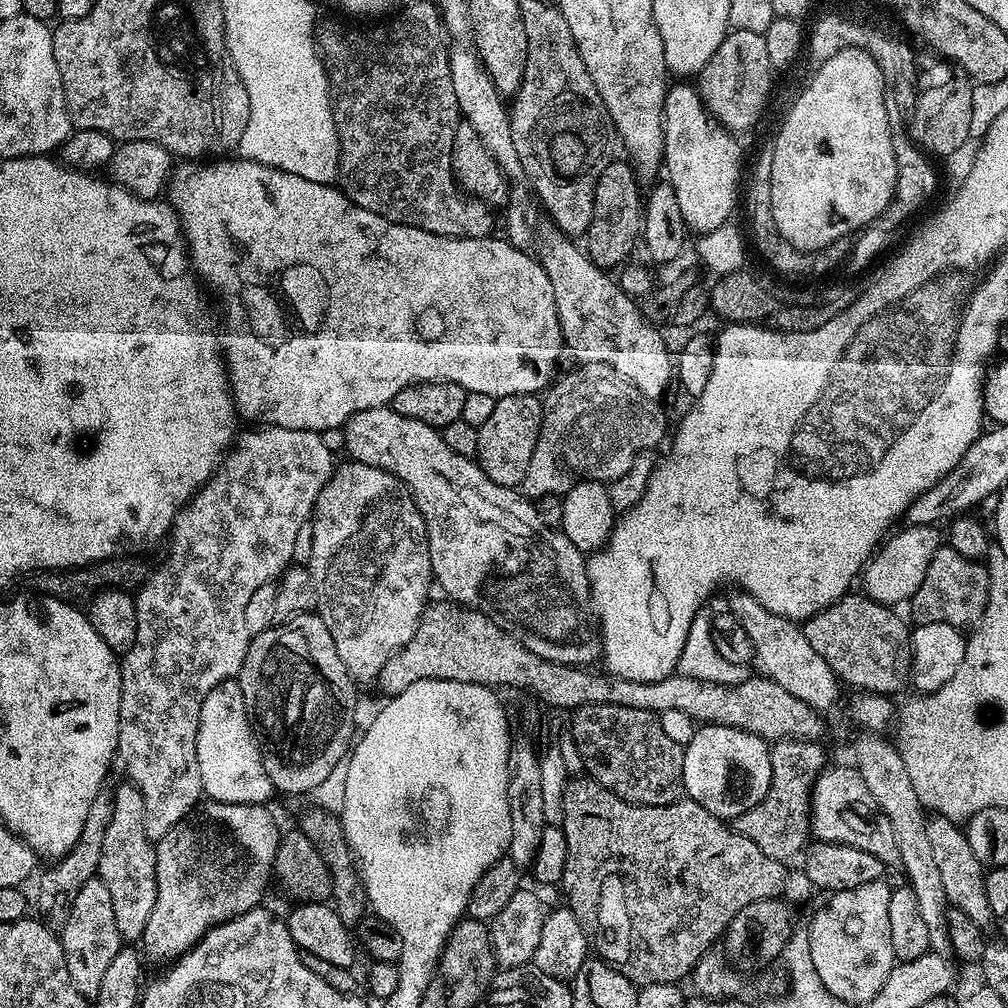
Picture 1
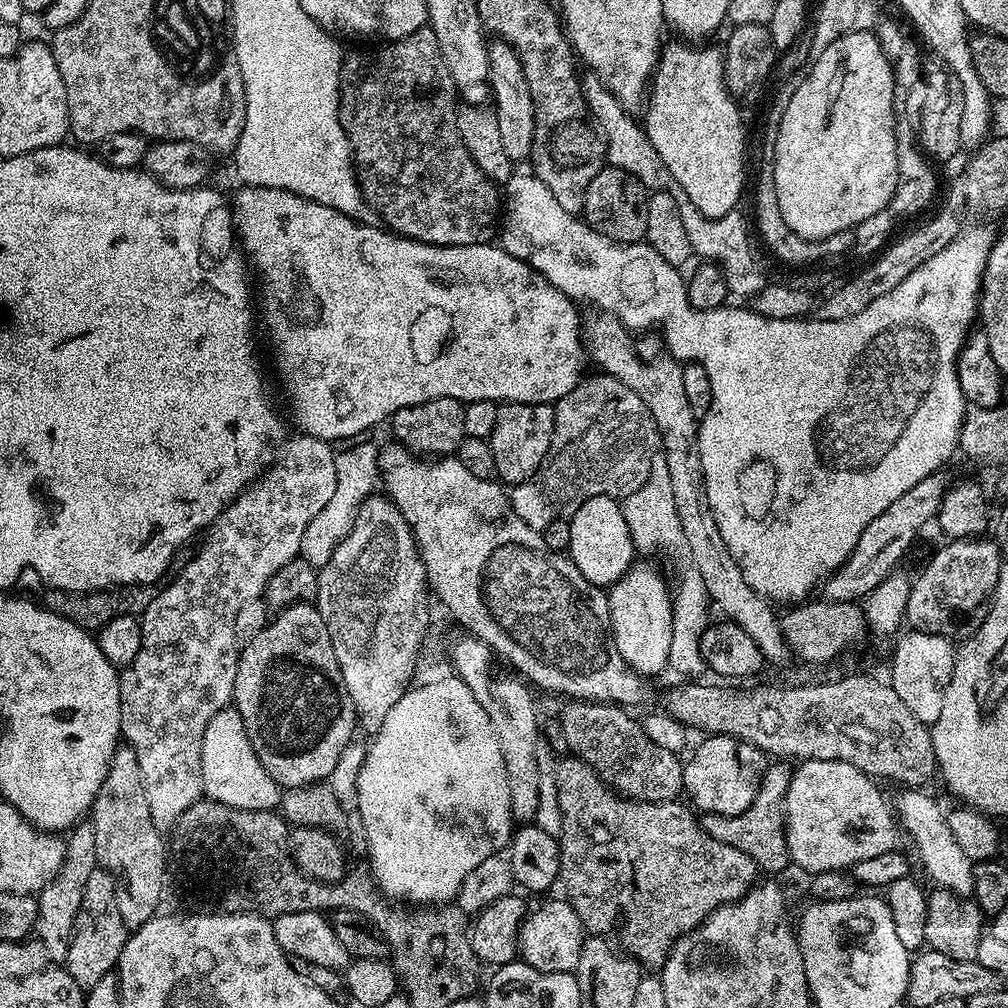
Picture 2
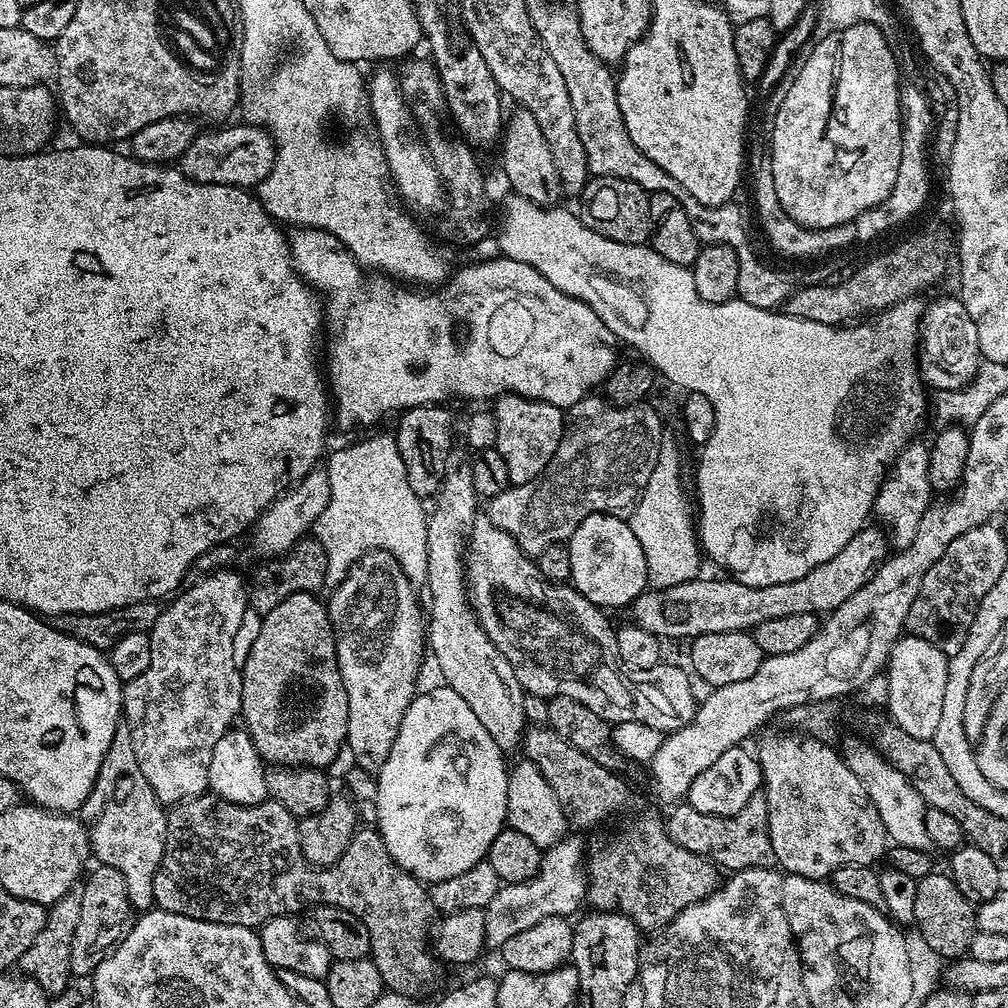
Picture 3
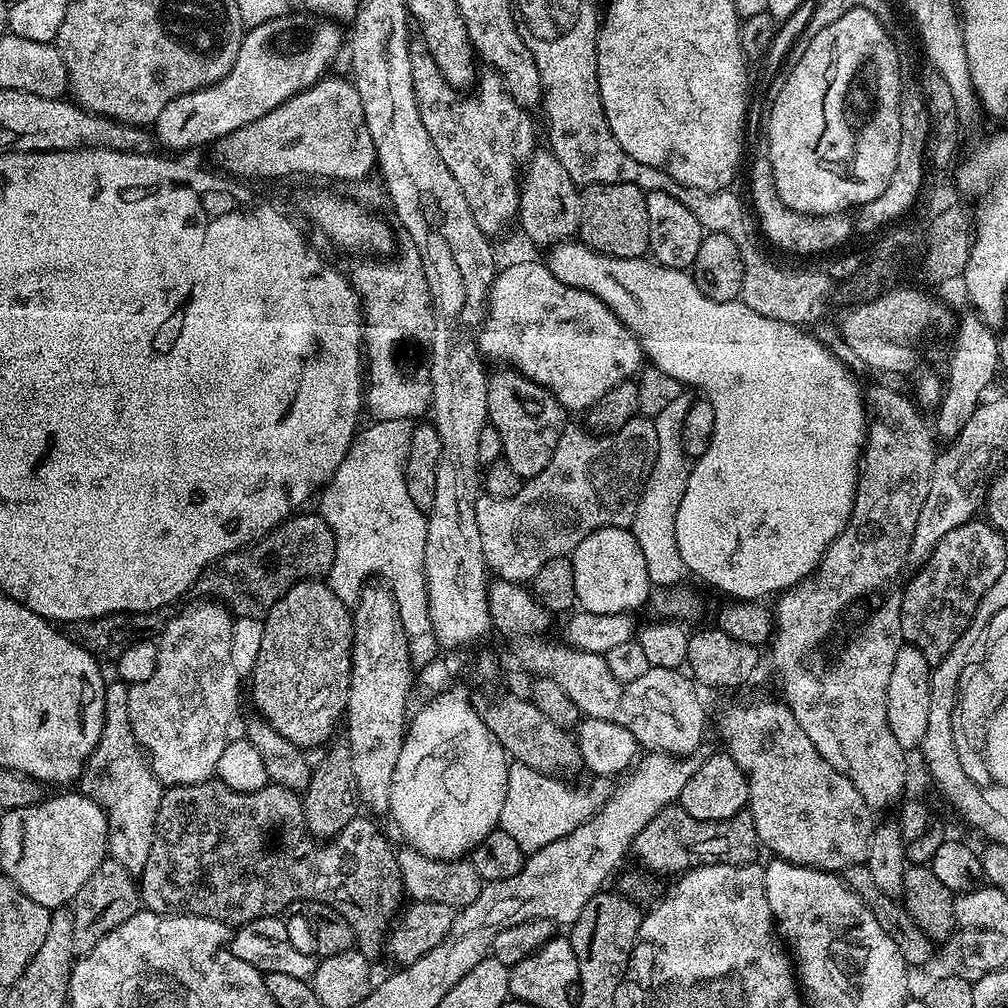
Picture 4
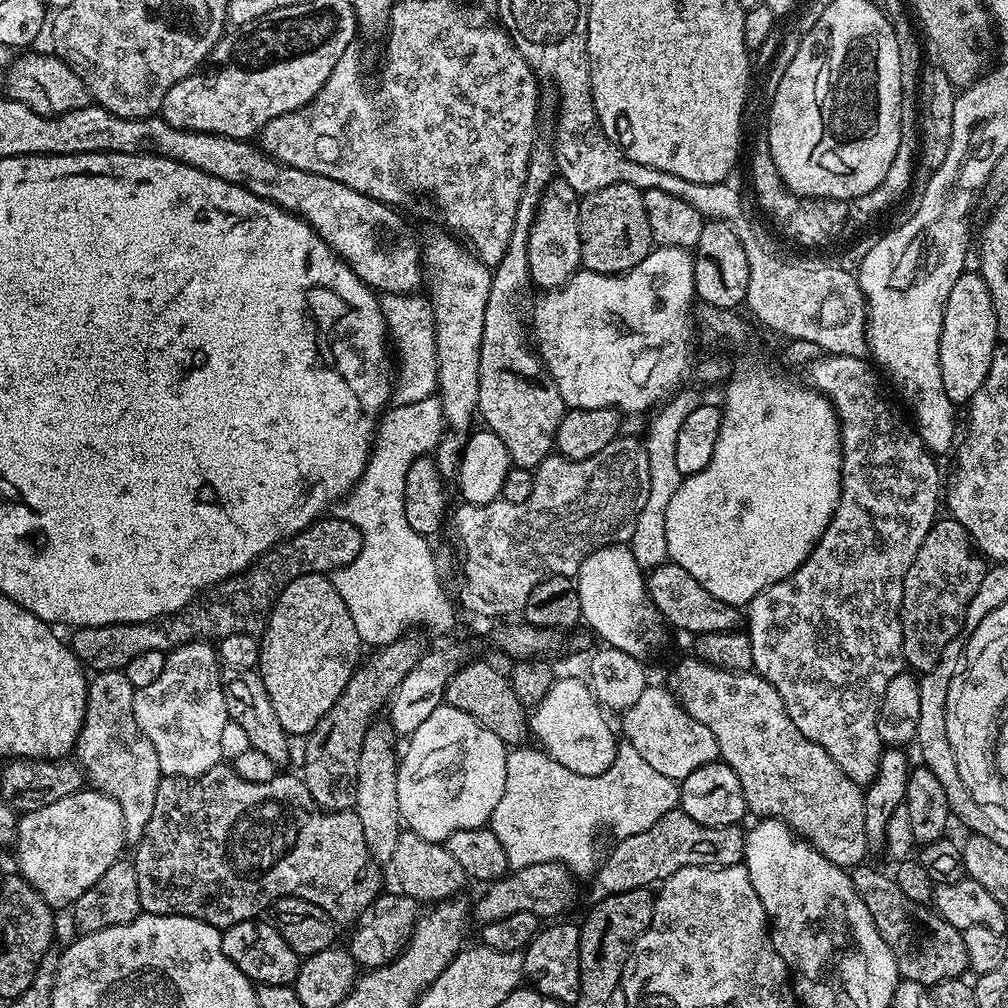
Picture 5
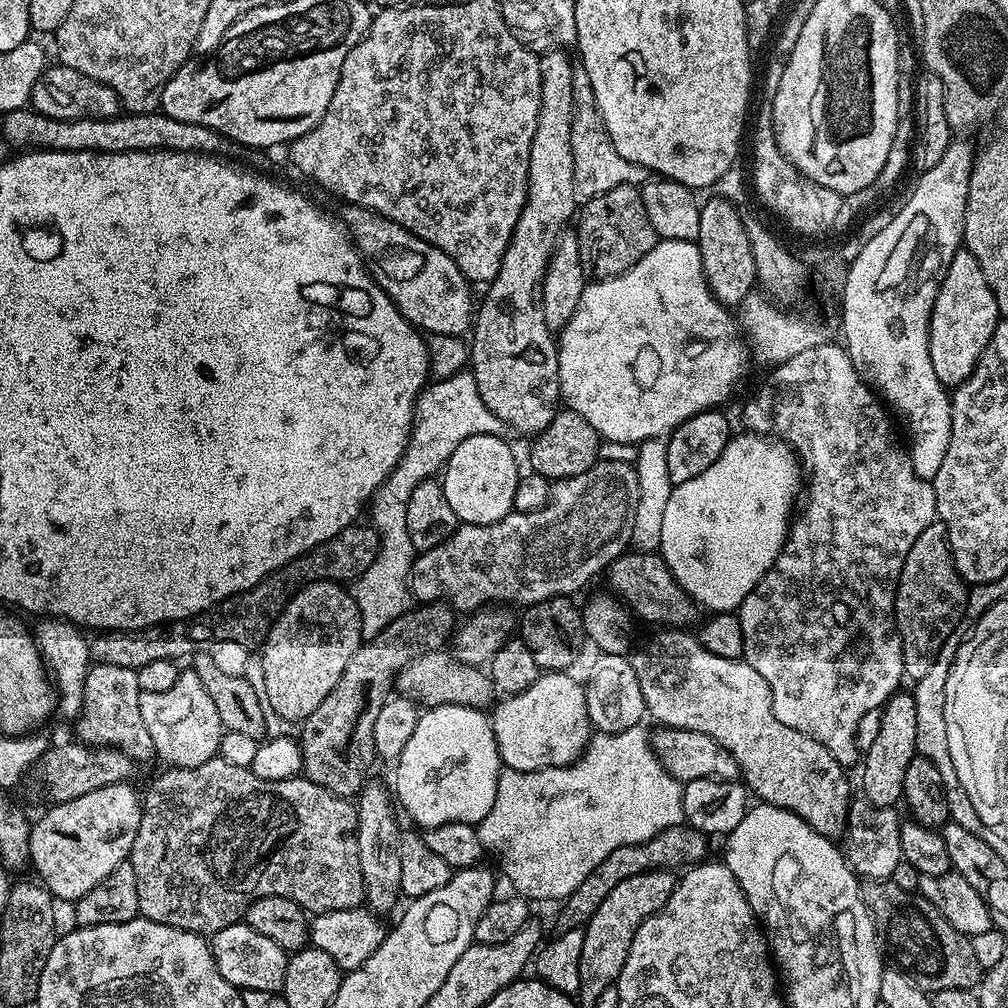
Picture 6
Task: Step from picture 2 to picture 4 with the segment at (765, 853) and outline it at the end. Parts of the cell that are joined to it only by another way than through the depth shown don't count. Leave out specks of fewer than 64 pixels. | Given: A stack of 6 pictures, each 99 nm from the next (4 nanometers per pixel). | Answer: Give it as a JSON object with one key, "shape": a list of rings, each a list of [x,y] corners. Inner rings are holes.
{"shape":[[[669,806],[654,817],[638,834],[631,851],[649,873],[683,874],[701,864],[750,864],[762,849],[761,833],[754,826],[751,812],[745,810],[725,820],[699,820],[679,806]]]}

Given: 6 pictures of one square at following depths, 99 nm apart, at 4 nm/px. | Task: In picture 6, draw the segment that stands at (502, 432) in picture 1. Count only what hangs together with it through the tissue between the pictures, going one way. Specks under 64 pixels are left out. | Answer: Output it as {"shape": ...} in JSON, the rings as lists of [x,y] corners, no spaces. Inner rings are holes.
{"shape":[[[551,48],[548,52],[539,53],[540,77],[542,78],[542,98],[538,106],[538,126],[534,130],[534,142],[530,146],[530,166],[528,167],[528,193],[526,202],[522,206],[522,214],[518,214],[518,222],[512,231],[510,242],[506,246],[506,254],[502,254],[502,266],[498,266],[498,274],[487,285],[488,293],[484,301],[479,301],[474,312],[474,323],[470,329],[470,371],[474,382],[478,386],[478,394],[482,402],[509,429],[516,432],[525,432],[528,438],[535,437],[536,433],[546,430],[550,422],[557,414],[560,398],[560,375],[558,374],[558,344],[554,339],[554,333],[546,326],[546,314],[542,314],[542,282],[546,274],[546,266],[552,257],[552,251],[560,238],[561,232],[569,227],[568,219],[575,217],[578,212],[578,197],[574,190],[574,152],[570,150],[570,130],[572,129],[572,115],[574,114],[574,60],[568,57],[569,53],[563,48]]]}

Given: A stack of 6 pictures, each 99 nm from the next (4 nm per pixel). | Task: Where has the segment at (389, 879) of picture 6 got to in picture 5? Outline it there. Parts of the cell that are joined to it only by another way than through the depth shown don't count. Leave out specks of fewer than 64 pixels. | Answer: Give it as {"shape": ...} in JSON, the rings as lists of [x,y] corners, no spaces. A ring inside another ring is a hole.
{"shape":[[[373,722],[366,730],[366,738],[362,742],[362,754],[358,754],[358,786],[356,787],[356,807],[358,822],[362,822],[362,835],[366,837],[366,846],[377,865],[391,865],[394,858],[394,846],[398,846],[398,838],[402,831],[402,821],[398,810],[398,737],[386,722]]]}

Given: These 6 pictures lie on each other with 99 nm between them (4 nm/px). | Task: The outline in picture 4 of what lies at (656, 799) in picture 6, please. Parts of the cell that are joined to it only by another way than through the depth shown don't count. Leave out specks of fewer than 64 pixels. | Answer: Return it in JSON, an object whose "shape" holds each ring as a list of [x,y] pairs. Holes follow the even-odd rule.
{"shape":[[[509,763],[499,831],[510,834],[526,854],[542,850],[542,846],[550,846],[550,842],[558,842],[558,838],[566,838],[579,824],[590,819],[598,807],[594,793],[584,788],[571,788],[568,784],[571,783],[530,770],[525,764]]]}

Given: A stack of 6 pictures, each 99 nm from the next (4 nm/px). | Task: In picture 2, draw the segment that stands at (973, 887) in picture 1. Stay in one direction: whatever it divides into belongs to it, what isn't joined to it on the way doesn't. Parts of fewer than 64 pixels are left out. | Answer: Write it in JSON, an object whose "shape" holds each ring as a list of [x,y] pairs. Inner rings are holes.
{"shape":[[[904,790],[901,796],[894,800],[894,812],[902,825],[903,831],[912,835],[916,843],[916,852],[920,855],[920,862],[928,871],[929,876],[936,880],[935,887],[952,891],[956,895],[971,897],[974,886],[972,873],[974,862],[958,846],[954,834],[948,825],[946,808],[943,808],[932,796],[927,796],[924,790]],[[908,831],[908,832],[907,832]]]}

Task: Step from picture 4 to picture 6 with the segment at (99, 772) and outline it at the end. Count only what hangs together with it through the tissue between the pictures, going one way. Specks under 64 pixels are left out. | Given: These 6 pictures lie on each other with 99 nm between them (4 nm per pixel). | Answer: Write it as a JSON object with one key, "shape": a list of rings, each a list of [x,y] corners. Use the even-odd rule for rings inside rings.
{"shape":[[[93,663],[86,674],[82,710],[74,720],[75,739],[89,746],[117,748],[134,762],[153,759],[154,742],[150,742],[146,722],[142,722],[140,693],[135,668]]]}

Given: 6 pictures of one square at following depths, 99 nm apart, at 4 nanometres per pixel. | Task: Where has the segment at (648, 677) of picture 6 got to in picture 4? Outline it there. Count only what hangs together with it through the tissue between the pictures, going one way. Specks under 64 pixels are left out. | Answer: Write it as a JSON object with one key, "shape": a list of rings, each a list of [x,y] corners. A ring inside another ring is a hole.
{"shape":[[[776,700],[732,704],[720,716],[723,747],[748,779],[746,808],[752,814],[754,826],[762,833],[763,843],[772,844],[773,857],[821,872],[840,874],[850,866],[865,863],[874,827],[873,809],[869,808],[862,794],[858,794],[854,782],[834,770],[834,766],[814,750],[814,742],[806,738],[802,726],[798,726],[798,718],[794,718],[787,704]]]}

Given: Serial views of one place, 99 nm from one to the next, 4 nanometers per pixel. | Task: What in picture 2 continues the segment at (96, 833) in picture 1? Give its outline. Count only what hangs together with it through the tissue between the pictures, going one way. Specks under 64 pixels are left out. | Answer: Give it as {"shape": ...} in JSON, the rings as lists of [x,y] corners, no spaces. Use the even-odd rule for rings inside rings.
{"shape":[[[88,822],[77,823],[67,833],[64,857],[58,874],[36,896],[34,936],[54,961],[67,961],[72,934],[76,930],[78,910],[82,906],[82,890],[86,890],[86,881],[90,879],[90,874],[97,866],[92,825]]]}

